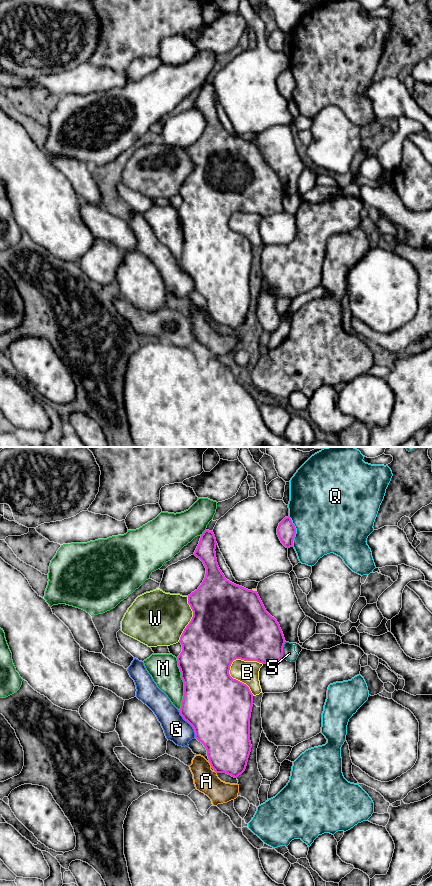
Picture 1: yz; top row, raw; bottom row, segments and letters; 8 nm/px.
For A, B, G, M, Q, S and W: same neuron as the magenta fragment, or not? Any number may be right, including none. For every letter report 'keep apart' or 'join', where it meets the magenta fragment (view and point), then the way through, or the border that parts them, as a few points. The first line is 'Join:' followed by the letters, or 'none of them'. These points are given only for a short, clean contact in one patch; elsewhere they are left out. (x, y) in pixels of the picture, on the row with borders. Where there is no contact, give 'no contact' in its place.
Join: none of them
A: keep apart | yz (210, 764)
B: keep apart | yz (235, 679)
G: keep apart | yz (189, 723)
M: keep apart | yz (184, 684)
Q: keep apart | yz (295, 531)
S: keep apart | yz (282, 650)
W: keep apart | yz (191, 619)

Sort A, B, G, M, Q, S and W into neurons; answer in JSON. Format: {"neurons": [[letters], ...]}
{"neurons": [["A", "B", "W"], ["G"], ["M"], ["Q"], ["S"]]}

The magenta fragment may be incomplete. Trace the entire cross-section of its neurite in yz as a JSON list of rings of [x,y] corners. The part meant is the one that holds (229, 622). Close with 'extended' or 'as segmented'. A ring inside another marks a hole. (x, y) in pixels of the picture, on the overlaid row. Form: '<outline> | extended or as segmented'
[[[205,530],[193,554],[203,562],[206,574],[198,589],[188,595],[188,604],[193,611],[193,617],[179,640],[182,652],[177,657],[177,661],[184,682],[184,696],[179,712],[183,719],[193,727],[195,738],[206,748],[214,771],[237,778],[245,771],[252,748],[250,718],[253,694],[246,684],[230,676],[230,666],[236,659],[257,661],[262,664],[282,660],[286,641],[279,623],[266,611],[257,591],[248,590],[225,578],[217,563],[216,545],[213,531]]] | as segmented

